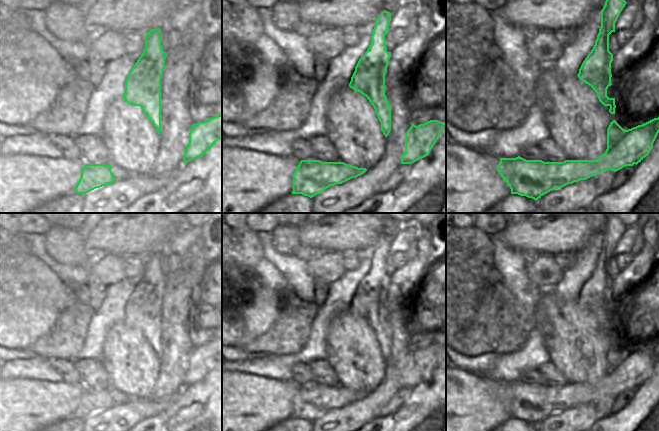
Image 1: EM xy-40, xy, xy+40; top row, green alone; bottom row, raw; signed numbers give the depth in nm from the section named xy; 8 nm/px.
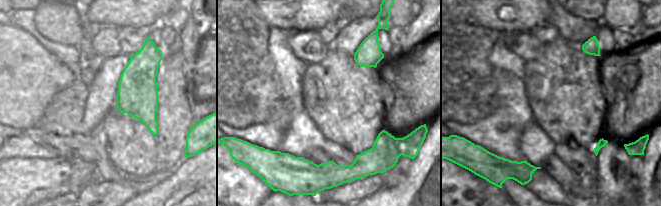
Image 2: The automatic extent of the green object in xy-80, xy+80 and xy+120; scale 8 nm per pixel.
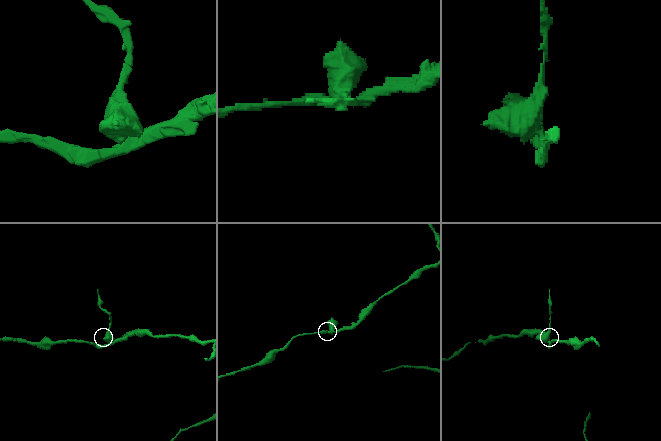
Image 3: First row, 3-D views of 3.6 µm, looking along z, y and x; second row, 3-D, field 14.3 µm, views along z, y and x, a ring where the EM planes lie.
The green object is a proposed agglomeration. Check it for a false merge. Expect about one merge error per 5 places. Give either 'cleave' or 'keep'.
keep

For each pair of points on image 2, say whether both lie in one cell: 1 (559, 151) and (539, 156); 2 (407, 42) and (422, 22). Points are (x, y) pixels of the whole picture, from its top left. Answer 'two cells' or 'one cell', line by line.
1: two cells
2: one cell

